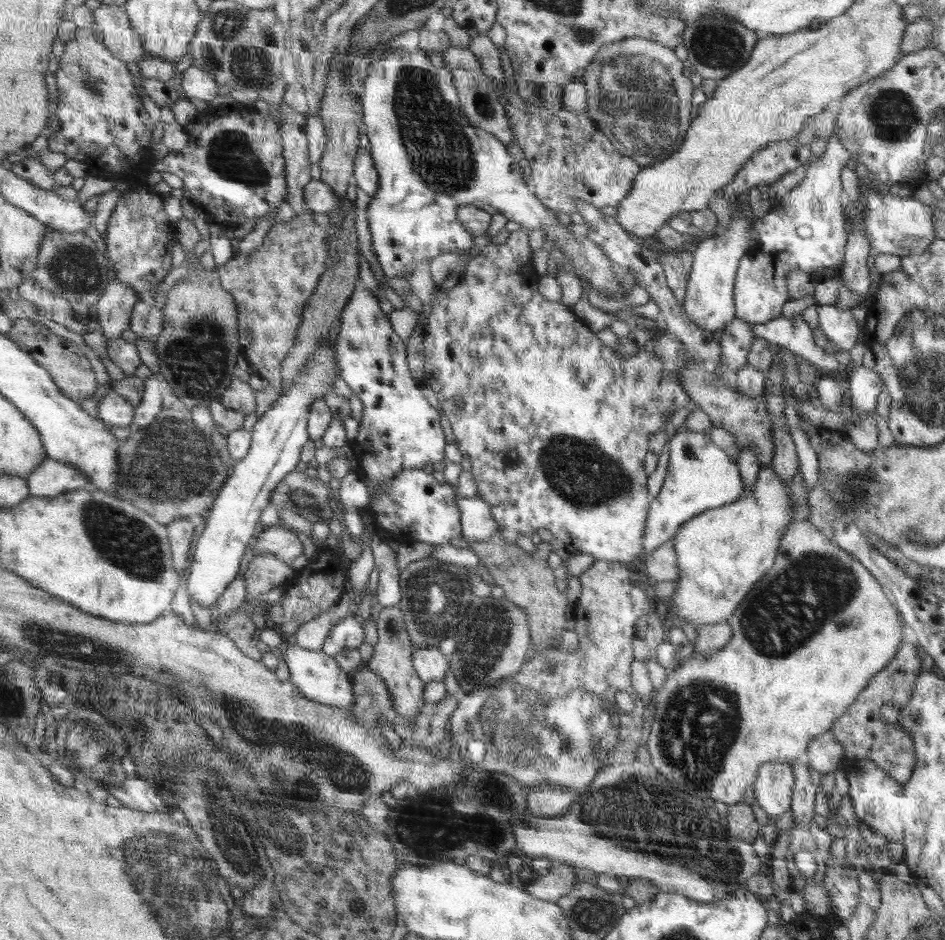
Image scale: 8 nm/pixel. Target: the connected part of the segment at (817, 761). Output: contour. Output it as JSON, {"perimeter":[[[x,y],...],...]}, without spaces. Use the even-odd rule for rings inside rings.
{"perimeter":[[[826,731],[811,739],[804,760],[809,763],[809,766],[812,766],[812,770],[822,775],[834,773],[838,765],[845,761],[844,748],[836,742],[831,731]]]}

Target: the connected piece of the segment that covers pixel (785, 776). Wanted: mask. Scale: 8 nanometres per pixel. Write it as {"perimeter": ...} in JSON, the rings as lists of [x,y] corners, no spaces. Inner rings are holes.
{"perimeter":[[[772,761],[759,768],[755,782],[756,802],[774,823],[791,808],[794,772],[788,762]]]}

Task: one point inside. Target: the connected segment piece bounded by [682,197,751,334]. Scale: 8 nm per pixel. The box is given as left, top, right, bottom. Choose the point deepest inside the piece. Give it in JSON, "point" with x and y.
{"point":[710,303]}

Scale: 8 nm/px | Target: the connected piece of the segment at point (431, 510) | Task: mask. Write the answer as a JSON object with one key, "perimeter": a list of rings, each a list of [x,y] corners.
{"perimeter":[[[423,469],[402,470],[394,480],[383,486],[373,486],[369,492],[368,513],[373,521],[377,537],[393,539],[402,543],[426,542],[430,544],[450,543],[451,538],[461,534],[460,509],[457,503],[457,490],[448,482],[441,484]]]}

